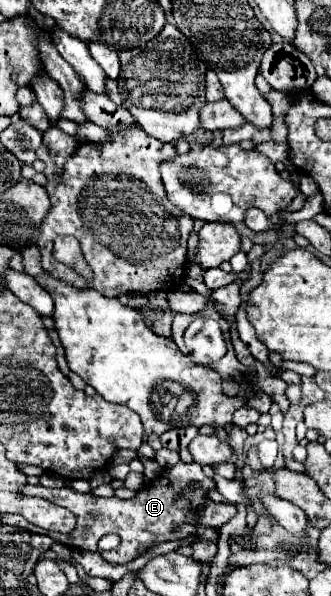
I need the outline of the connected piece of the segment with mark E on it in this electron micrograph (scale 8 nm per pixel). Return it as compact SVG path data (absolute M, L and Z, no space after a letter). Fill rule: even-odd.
M178 463L172 469L164 471L160 477L156 477L150 485L142 487L132 499L116 499L116 497L92 497L92 495L82 495L76 493L74 489L66 487L66 489L54 489L50 491L48 487L34 487L34 485L26 485L24 495L36 495L42 499L48 499L52 503L58 503L62 507L66 507L68 511L72 511L76 515L76 529L74 533L48 533L56 543L68 545L72 549L86 549L86 551L98 551L98 539L108 535L108 533L116 533L120 535L122 543L118 549L114 551L102 551L100 555L108 561L108 563L120 563L120 565L128 565L130 561L134 561L138 557L138 549L144 545L156 545L162 541L180 541L186 539L190 535L196 533L198 523L202 523L204 527L212 527L212 529L220 529L224 523L228 523L236 513L236 505L230 503L216 503L210 499L208 491L214 489L216 483L212 479L208 479L198 463ZM192 481L200 481L200 489L192 491L190 483ZM188 515L194 515L194 523L186 523L184 519ZM174 527L180 527L178 531L174 531Z

